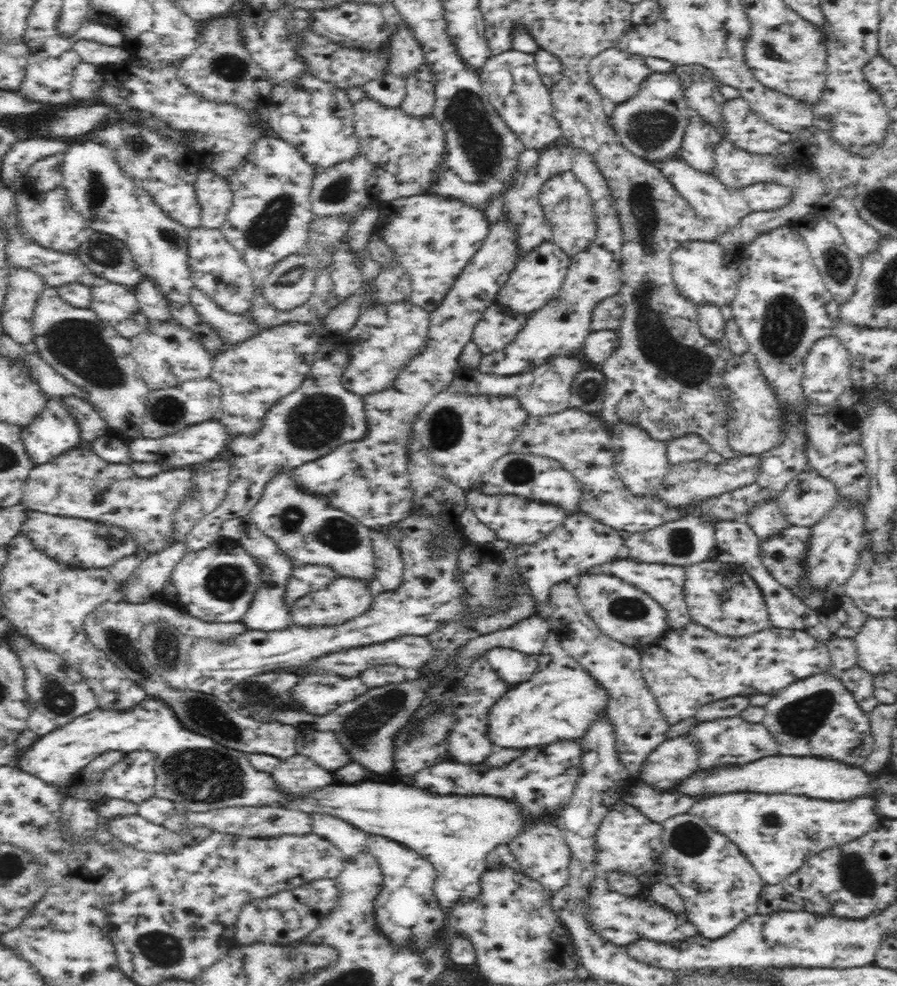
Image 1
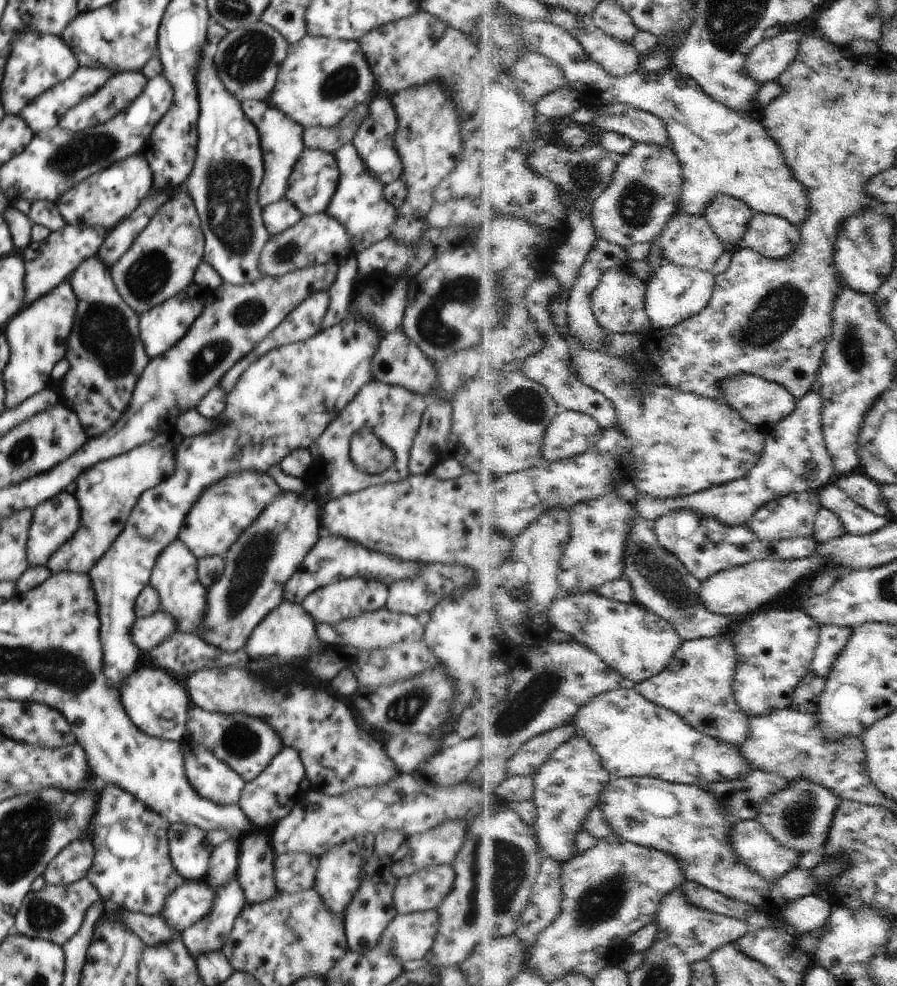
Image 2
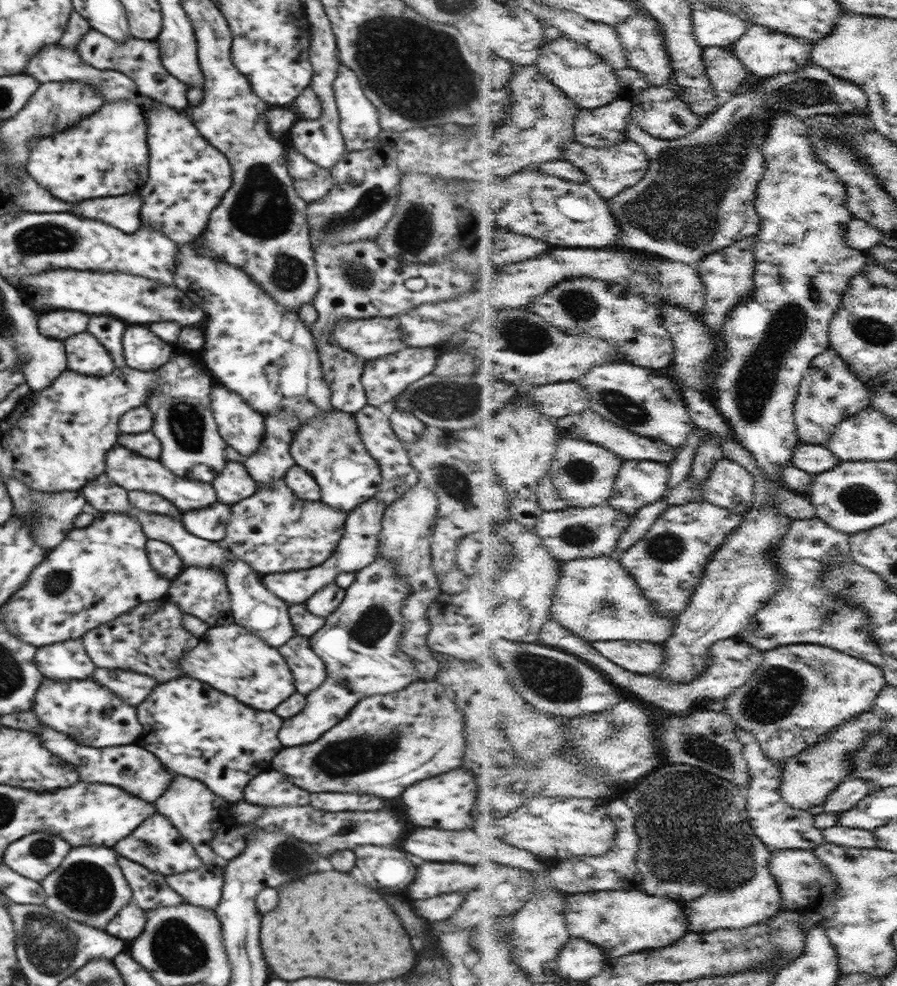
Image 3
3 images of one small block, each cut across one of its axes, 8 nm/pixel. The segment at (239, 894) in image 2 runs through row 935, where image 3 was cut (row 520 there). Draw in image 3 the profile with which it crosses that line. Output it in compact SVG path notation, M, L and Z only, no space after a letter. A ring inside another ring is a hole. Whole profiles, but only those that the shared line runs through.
M216 502L207 508L185 511L180 521L184 528L204 540L221 541L226 532L226 524L230 520L231 506Z

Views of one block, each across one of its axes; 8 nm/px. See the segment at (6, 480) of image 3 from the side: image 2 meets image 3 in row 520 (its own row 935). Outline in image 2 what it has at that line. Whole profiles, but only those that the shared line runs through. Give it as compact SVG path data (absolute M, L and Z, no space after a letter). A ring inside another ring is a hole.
M86 877L71 885L46 885L38 892L31 890L16 913L14 932L51 940L63 946L78 932L88 907L98 901L103 900Z

